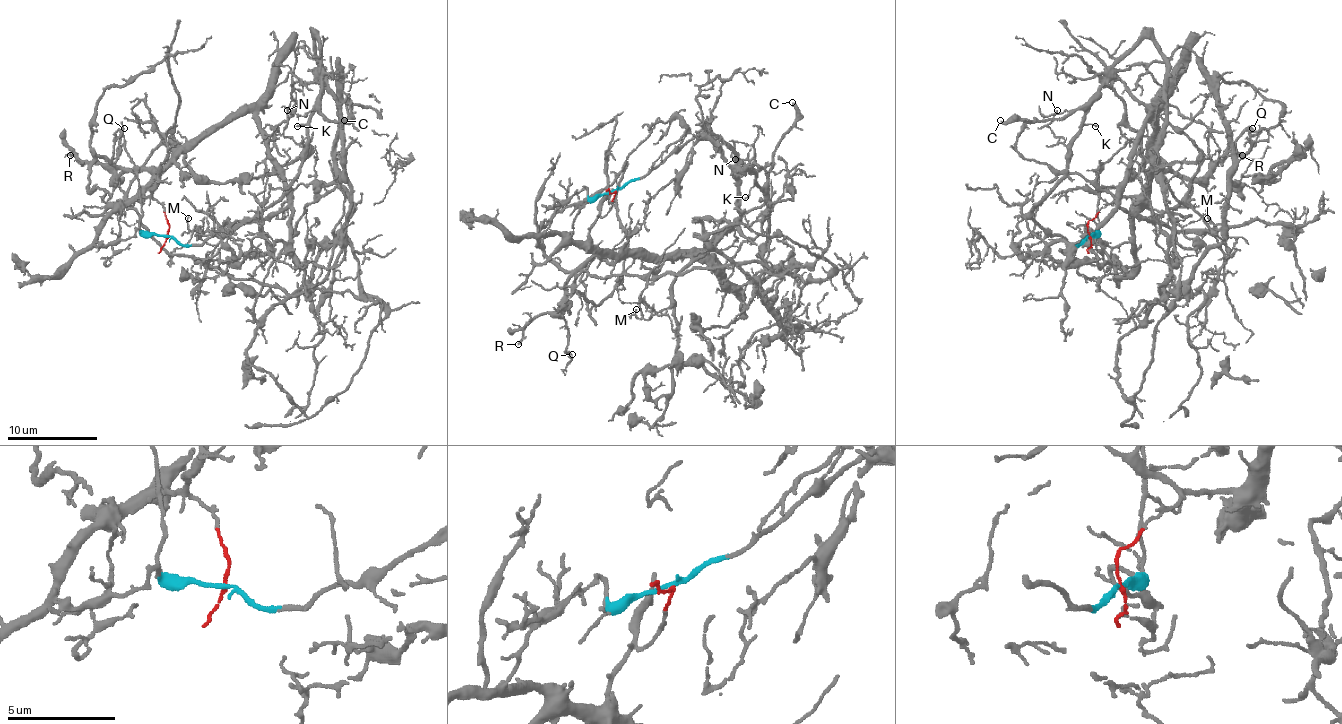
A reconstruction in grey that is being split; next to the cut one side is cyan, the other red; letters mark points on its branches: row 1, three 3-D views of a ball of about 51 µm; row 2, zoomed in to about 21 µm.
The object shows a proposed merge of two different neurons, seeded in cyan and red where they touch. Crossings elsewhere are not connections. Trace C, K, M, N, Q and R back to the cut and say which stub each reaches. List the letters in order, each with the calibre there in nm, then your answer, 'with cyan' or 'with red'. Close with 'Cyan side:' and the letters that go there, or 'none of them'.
C: 280 nm | with cyan
K: 110 nm | with cyan
M: 110 nm | with red
N: 130 nm | with cyan
Q: 110 nm | with red
R: 160 nm | with red
Cyan side: C, K, N

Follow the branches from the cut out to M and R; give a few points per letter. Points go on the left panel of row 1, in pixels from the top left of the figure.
M: (167, 235), (165, 210), (143, 192), (217, 127), (251, 113), (287, 203), (206, 235), (188, 217)
R: (167, 235), (165, 210), (140, 194), (152, 176), (145, 170), (127, 170), (118, 179), (109, 170), (70, 156)

